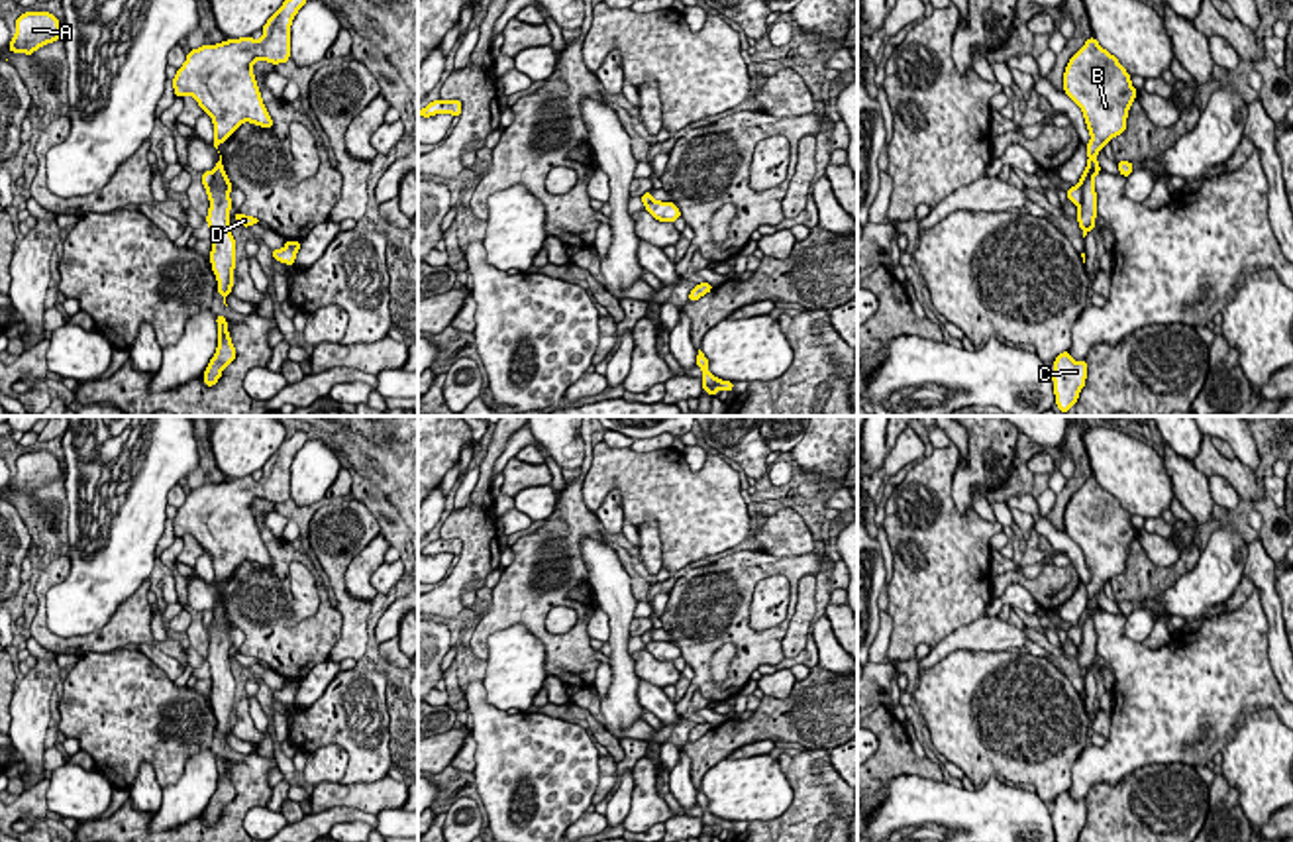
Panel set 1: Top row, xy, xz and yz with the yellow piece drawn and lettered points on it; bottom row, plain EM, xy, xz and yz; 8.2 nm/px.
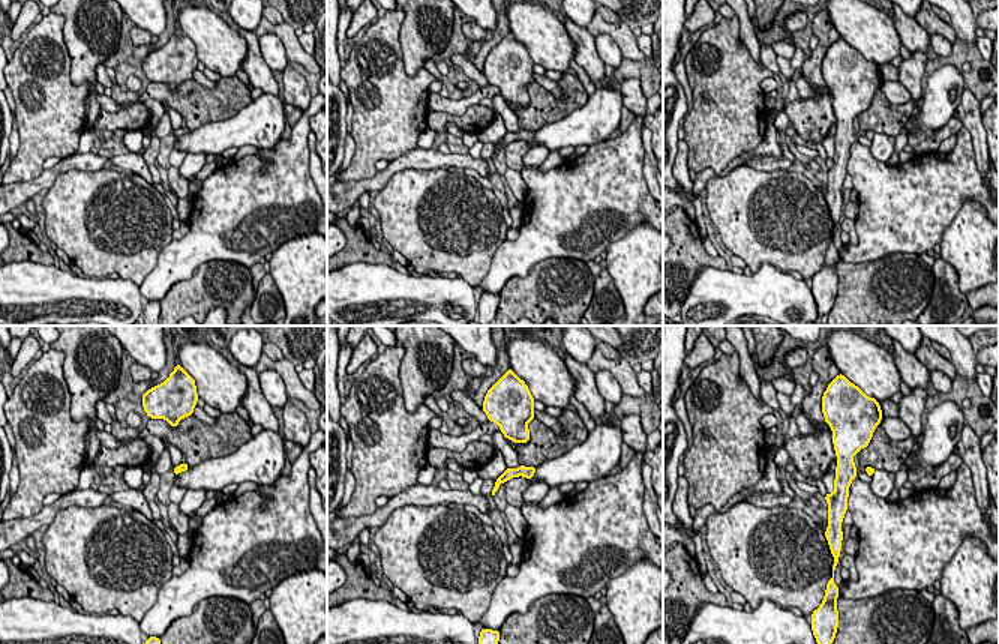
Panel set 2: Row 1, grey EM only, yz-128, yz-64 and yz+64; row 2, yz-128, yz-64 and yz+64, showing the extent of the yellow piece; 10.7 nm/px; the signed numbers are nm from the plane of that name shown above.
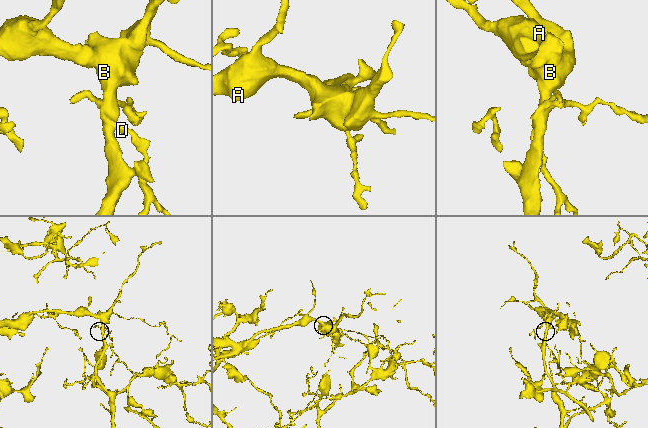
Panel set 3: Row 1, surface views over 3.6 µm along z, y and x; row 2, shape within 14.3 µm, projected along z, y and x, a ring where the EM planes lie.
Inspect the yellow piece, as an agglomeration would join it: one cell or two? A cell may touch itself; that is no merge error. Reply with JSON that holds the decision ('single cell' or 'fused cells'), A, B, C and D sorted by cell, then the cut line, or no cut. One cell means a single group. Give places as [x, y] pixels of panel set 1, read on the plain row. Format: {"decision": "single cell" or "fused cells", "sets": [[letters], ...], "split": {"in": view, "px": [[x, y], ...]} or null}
{"decision": "fused cells", "sets": [["A", "B", "C"], ["D"]], "split": {"in": "yz", "px": [[1087, 607], [1089, 615], [1080, 642]]}}

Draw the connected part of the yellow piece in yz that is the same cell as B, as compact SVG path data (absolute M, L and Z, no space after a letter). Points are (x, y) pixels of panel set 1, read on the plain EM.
M1089 477L1069 499L1063 512L1063 530L1081 548L1091 573L1091 581L1085 585L1091 614L1083 624L1081 648L1077 650L1083 677L1095 667L1097 658L1095 614L1103 610L1097 593L1114 575L1124 573L1130 544L1136 540L1138 530L1130 516L1095 477Z

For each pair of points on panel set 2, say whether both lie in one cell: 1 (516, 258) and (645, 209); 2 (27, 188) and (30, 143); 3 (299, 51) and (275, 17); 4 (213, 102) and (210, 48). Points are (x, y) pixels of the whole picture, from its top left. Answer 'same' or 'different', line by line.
1: same
2: different
3: different
4: different

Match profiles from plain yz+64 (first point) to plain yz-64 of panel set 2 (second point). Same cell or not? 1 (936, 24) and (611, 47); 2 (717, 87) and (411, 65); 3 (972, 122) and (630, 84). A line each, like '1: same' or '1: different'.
1: different
2: different
3: same

